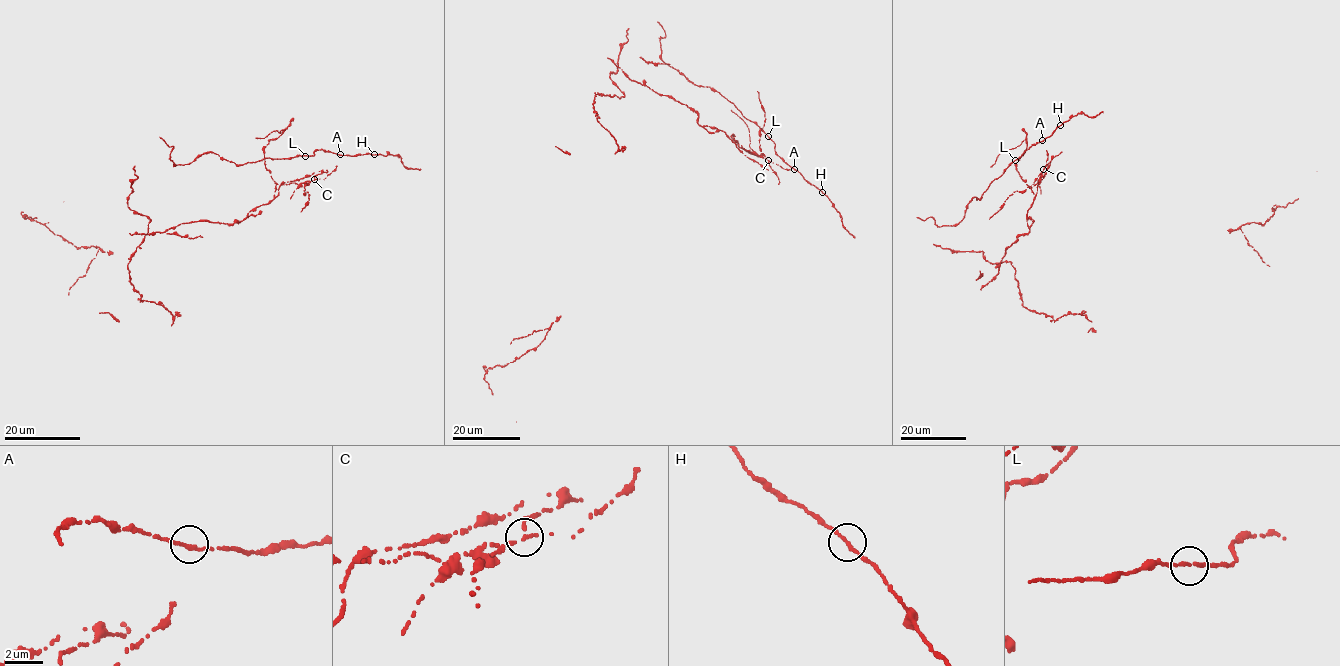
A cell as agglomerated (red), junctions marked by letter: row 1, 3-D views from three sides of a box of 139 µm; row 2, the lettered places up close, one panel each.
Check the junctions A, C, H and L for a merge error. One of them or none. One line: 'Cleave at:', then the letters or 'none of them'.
Cleave at: C

